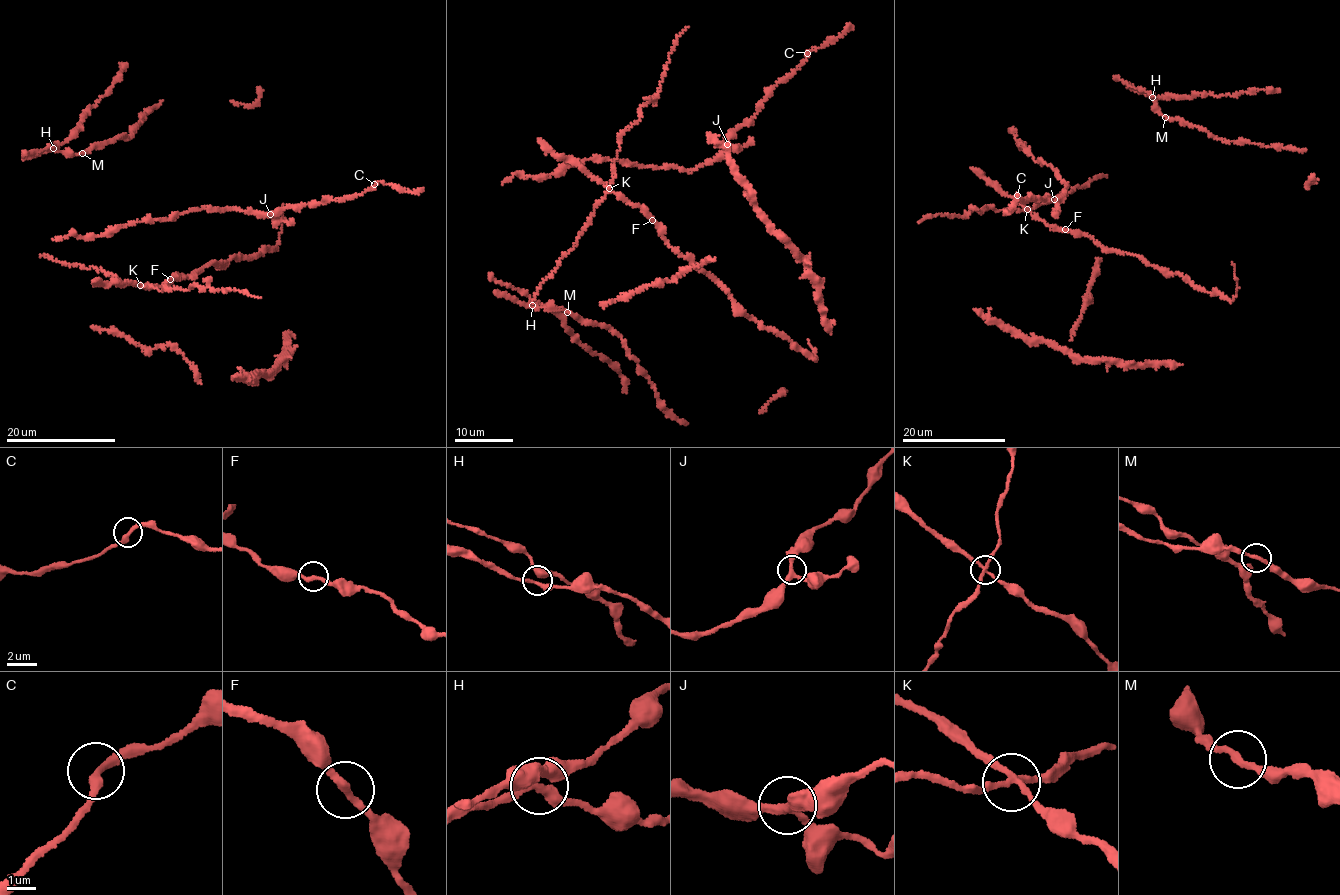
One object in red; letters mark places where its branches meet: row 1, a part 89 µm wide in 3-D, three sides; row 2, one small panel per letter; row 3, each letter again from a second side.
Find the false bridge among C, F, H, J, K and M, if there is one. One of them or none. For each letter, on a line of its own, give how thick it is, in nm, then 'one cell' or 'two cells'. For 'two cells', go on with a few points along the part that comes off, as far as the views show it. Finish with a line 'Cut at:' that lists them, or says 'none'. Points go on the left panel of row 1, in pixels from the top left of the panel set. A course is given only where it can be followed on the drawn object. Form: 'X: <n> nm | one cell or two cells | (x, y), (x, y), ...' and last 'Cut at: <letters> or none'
C: 280 nm | one cell
F: 240 nm | one cell
H: 280 nm | one cell
J: 280 nm | one cell
K: 220 nm | two cells | (140, 285), (167, 290), (172, 288), (187, 290), (195, 285), (215, 291), (233, 289), (260, 298)
M: 240 nm | one cell
Cut at: K

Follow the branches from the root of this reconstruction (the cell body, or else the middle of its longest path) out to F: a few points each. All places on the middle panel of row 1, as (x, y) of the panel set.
F: (604, 197), (611, 189), (637, 205), (652, 220)

